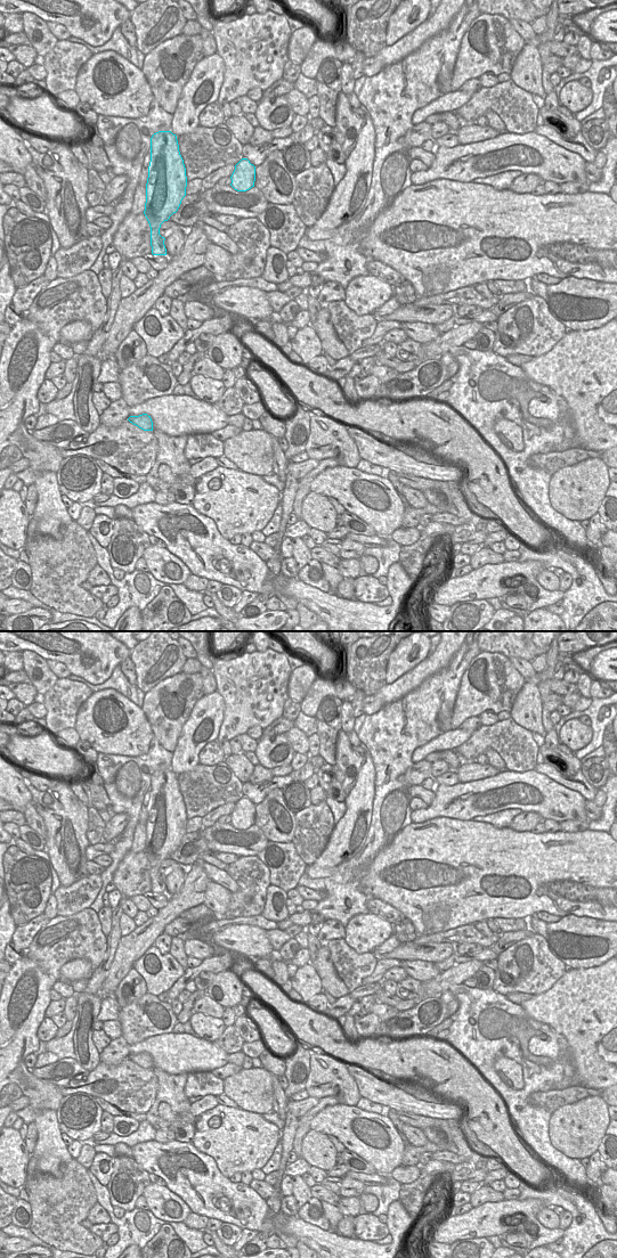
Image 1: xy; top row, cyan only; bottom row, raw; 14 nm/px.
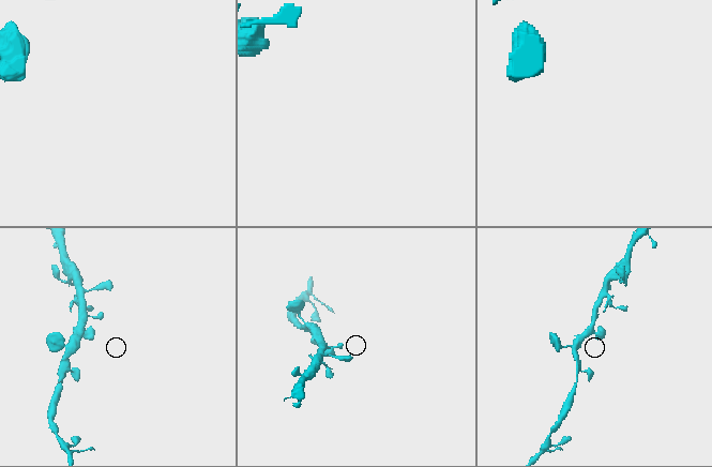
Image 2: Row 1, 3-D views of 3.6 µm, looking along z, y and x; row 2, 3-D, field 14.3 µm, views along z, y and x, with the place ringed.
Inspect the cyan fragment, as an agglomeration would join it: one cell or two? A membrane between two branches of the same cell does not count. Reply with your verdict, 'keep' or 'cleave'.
keep

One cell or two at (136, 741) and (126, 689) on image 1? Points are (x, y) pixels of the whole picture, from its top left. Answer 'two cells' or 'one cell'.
two cells

